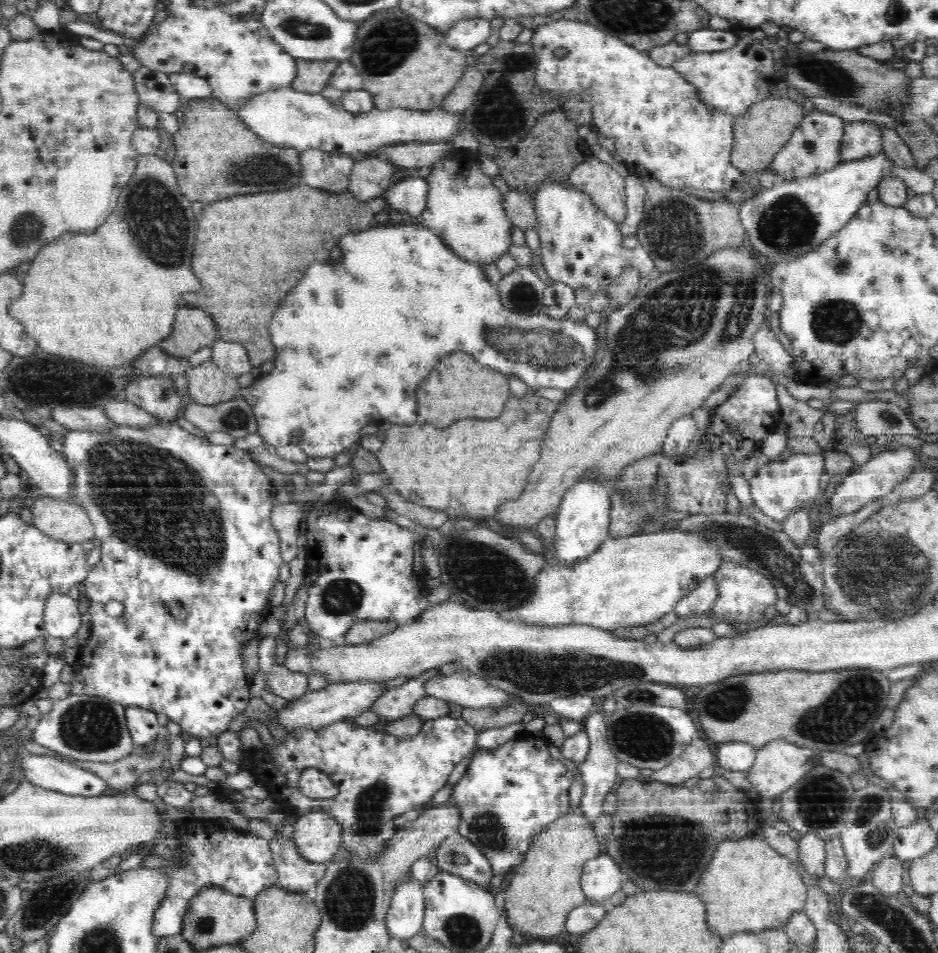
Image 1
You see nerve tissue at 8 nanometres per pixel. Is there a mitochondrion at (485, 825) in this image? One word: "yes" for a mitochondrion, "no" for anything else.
yes

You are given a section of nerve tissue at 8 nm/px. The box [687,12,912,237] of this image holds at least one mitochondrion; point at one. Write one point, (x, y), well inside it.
(835, 77)

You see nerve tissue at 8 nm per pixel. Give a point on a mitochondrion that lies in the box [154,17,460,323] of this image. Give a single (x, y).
(263, 174)

